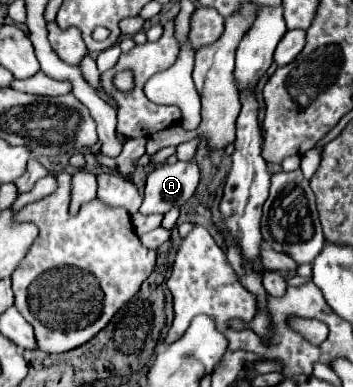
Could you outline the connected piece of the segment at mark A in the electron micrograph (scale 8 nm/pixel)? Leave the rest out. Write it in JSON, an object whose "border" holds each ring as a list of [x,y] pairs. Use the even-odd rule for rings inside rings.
{"border":[[[195,162],[161,164],[147,176],[147,186],[139,212],[165,214],[175,206],[183,206],[197,190],[197,184],[199,184],[199,168]]]}

